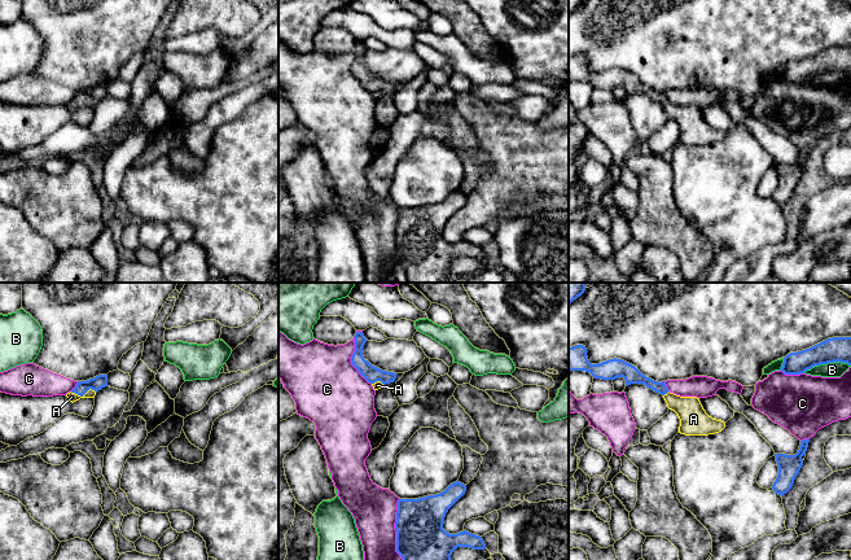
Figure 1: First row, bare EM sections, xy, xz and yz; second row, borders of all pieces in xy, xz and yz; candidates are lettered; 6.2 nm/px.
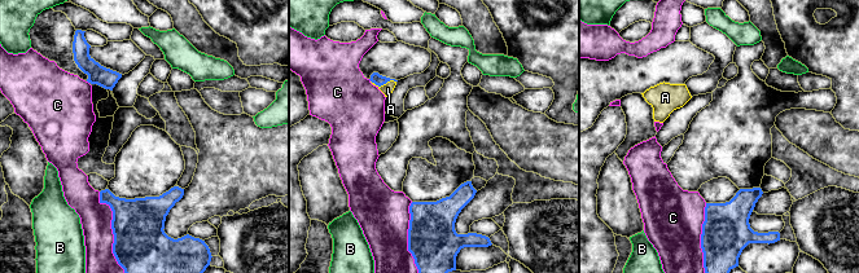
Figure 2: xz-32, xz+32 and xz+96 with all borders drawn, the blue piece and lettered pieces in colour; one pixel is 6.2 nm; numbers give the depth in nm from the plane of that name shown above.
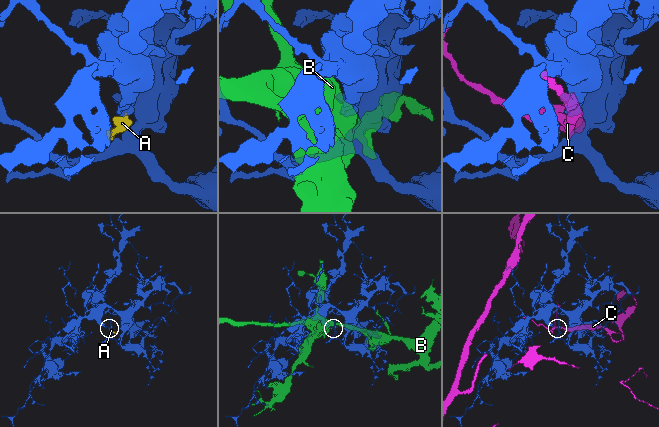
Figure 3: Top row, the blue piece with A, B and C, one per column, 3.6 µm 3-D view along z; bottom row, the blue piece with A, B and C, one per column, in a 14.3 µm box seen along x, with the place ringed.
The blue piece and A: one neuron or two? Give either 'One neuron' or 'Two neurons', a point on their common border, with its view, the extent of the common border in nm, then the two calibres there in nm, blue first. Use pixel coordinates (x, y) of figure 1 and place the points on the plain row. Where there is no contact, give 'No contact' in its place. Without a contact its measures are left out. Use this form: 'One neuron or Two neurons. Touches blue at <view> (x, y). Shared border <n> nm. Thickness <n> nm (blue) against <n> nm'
One neuron. Touches blue at xy (82, 105). Shared border 160 nm. Thickness 90 nm (blue) against 60 nm

